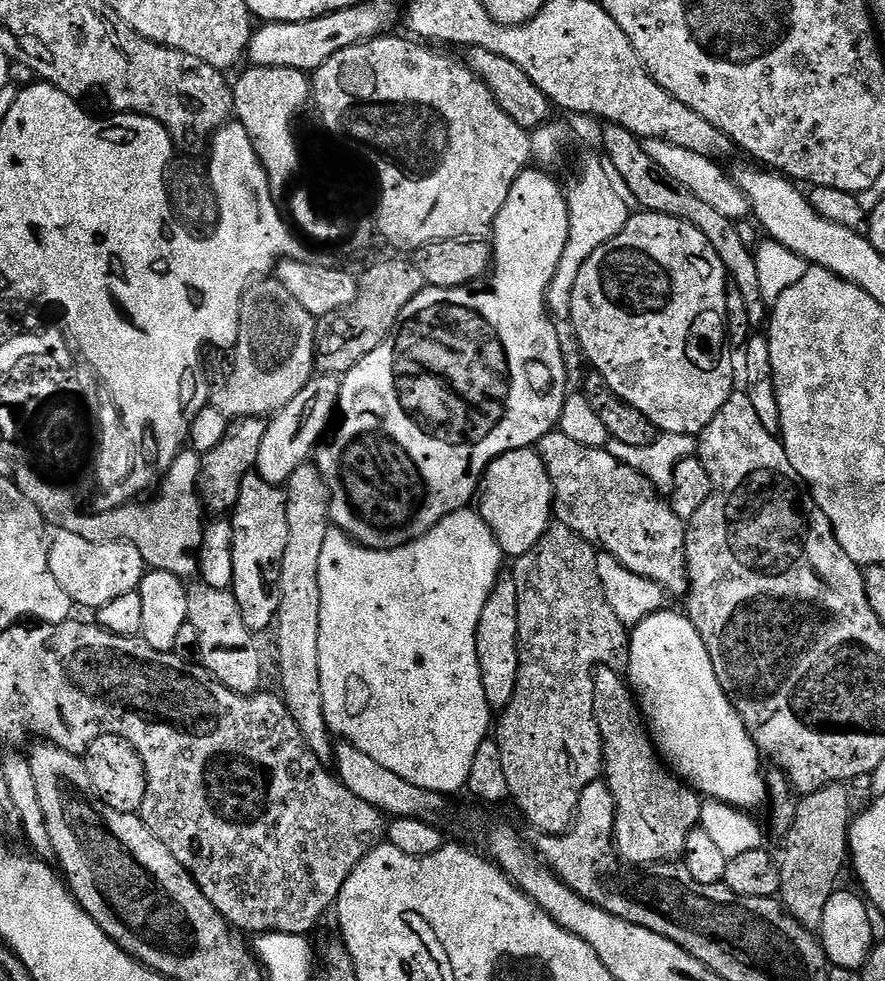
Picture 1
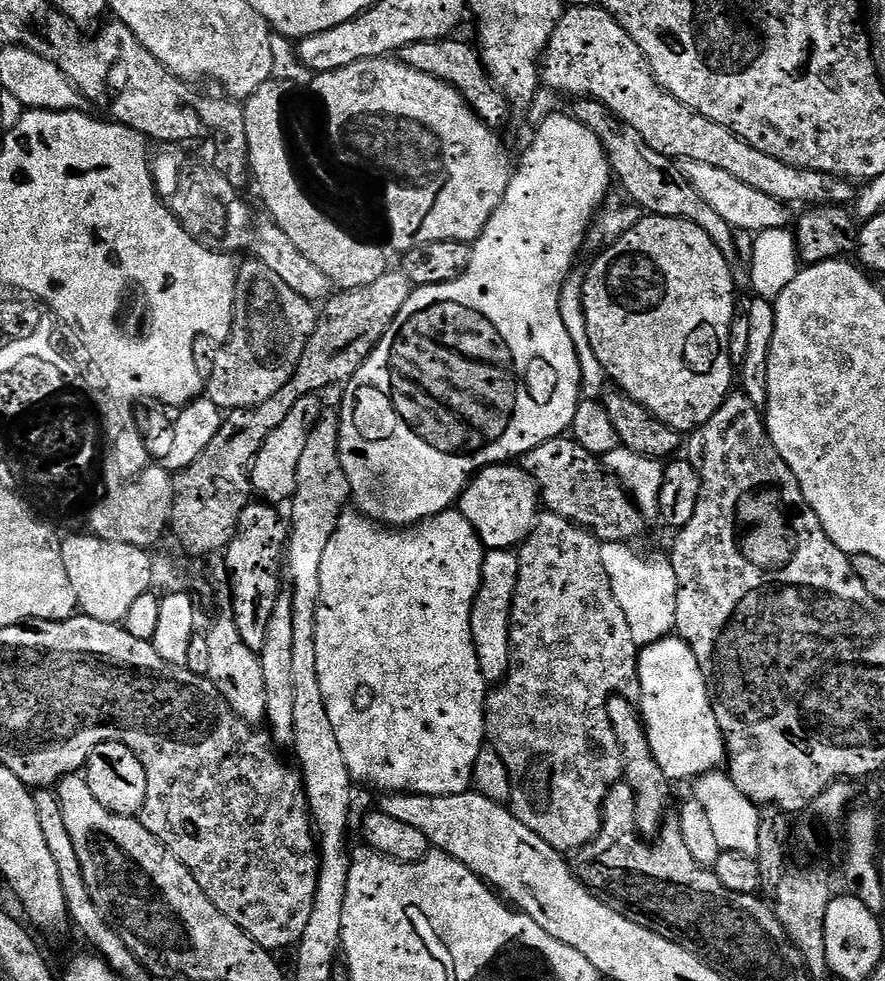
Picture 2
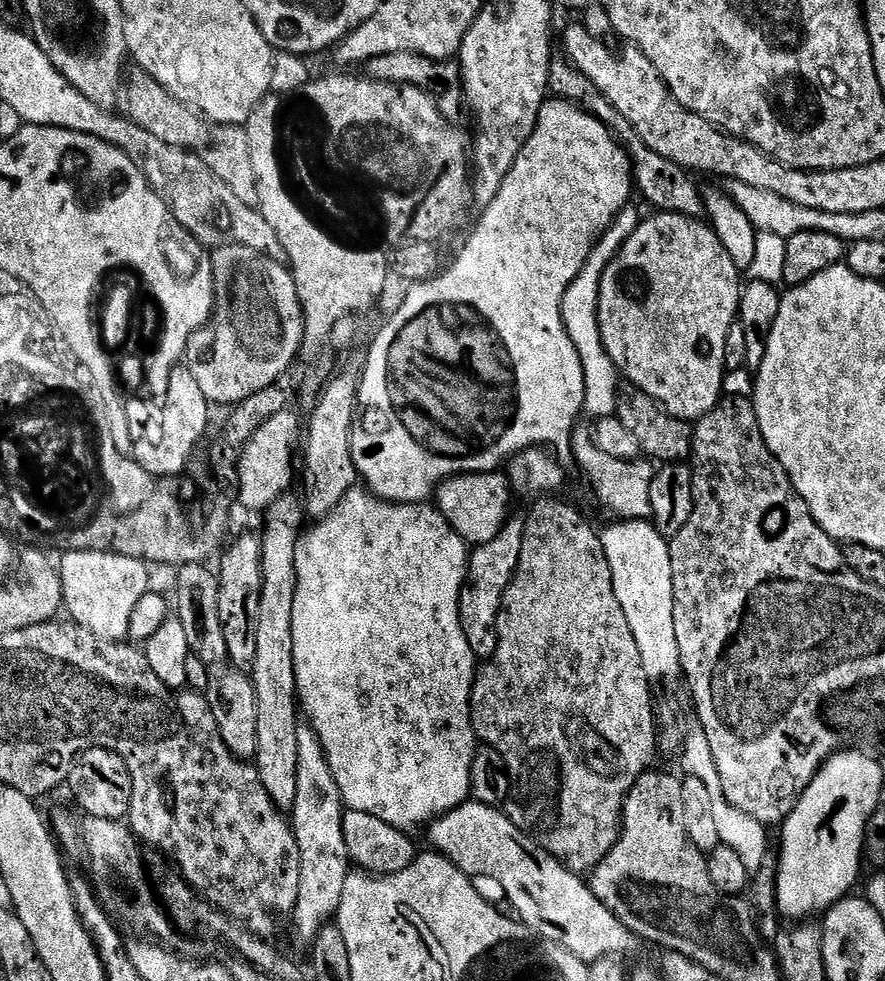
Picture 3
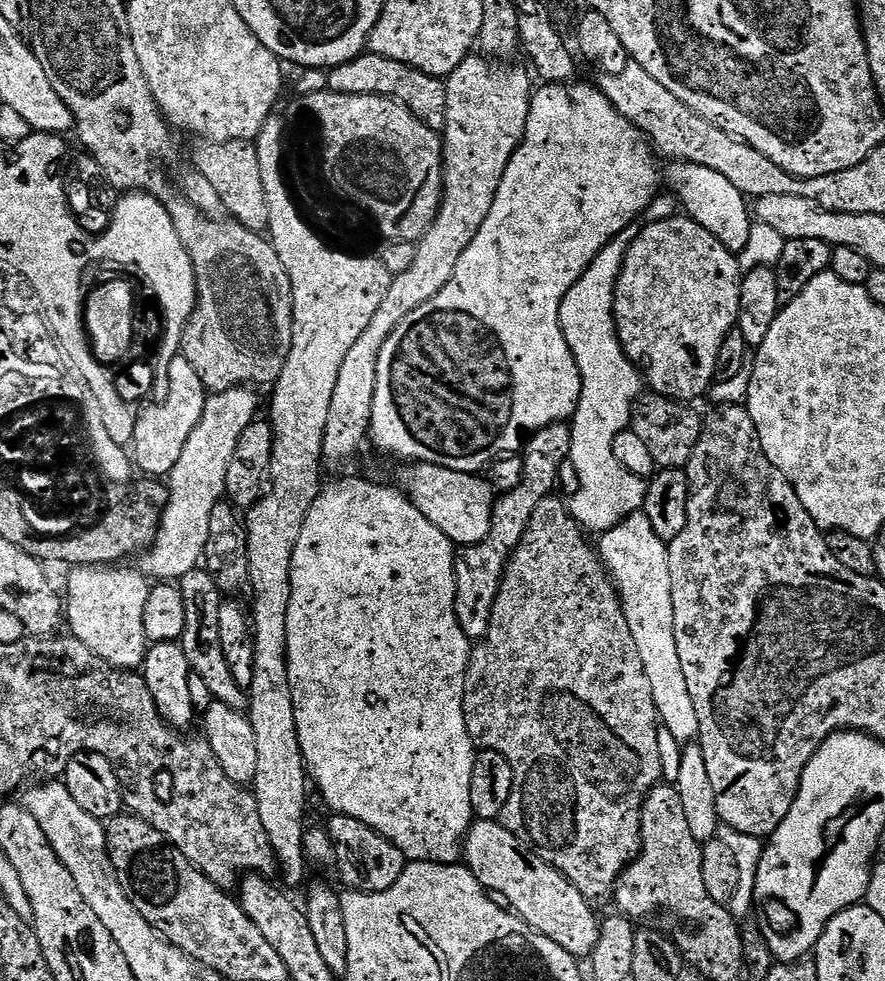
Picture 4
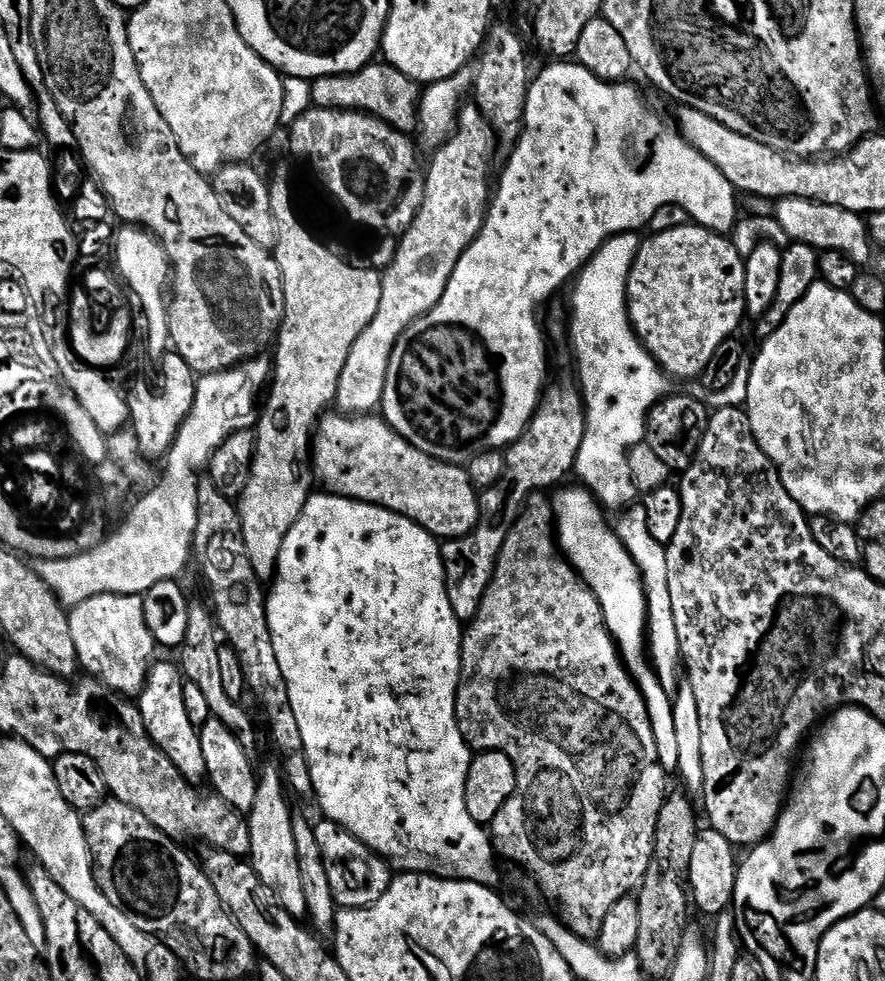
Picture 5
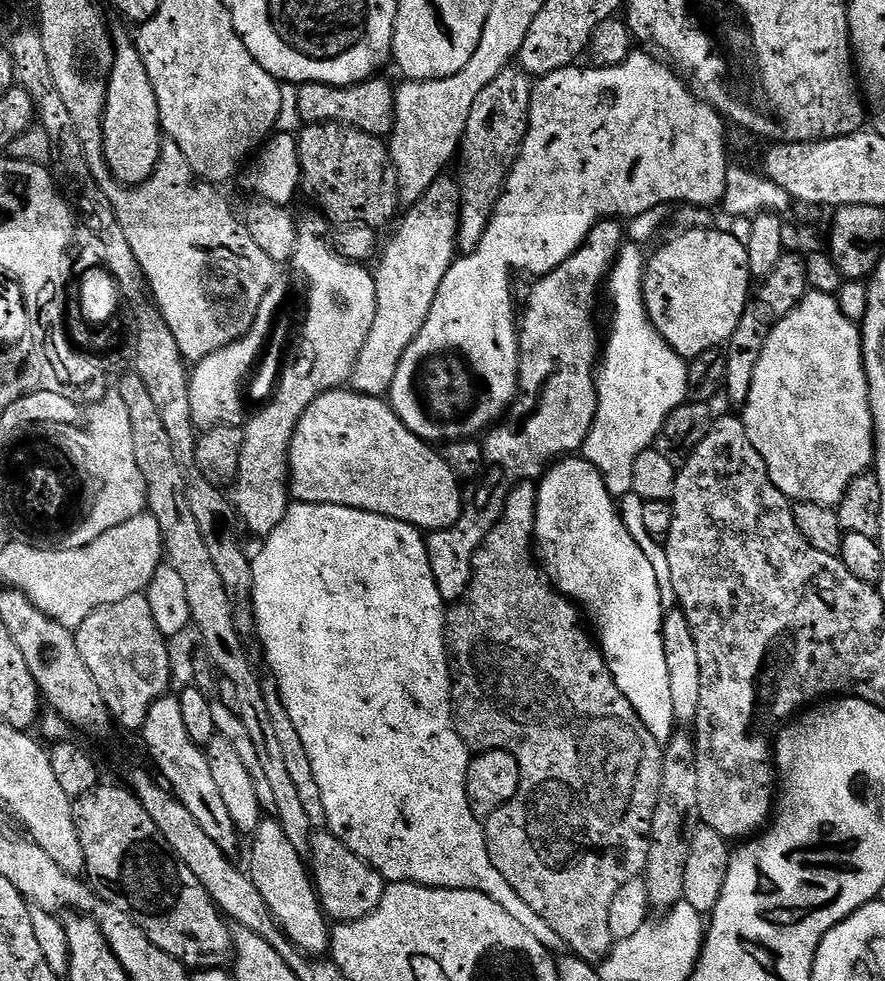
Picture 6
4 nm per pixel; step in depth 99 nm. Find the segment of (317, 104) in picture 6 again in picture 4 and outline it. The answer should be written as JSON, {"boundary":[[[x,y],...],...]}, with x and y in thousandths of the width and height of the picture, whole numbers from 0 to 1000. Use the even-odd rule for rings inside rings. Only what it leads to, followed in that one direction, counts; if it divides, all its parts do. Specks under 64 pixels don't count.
{"boundary":[[[418,51],[400,58],[395,63],[369,70],[369,75],[369,93],[401,98],[435,98],[456,106],[478,126],[486,128],[492,135],[501,136],[504,124],[504,92],[498,78],[487,77],[454,63],[445,63],[445,59],[436,59]]]}

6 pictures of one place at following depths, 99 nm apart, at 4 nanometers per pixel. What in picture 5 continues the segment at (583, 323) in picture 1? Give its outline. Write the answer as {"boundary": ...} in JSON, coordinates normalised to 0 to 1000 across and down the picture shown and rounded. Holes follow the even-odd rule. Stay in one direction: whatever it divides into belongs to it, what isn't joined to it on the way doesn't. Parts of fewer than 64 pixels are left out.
{"boundary":[[[772,227],[724,248],[710,284],[710,322],[719,344],[756,384],[785,388],[798,373],[802,373],[802,365],[807,365],[811,353],[828,346],[836,325],[842,325],[843,275],[842,262],[834,259],[821,240],[805,236],[790,228]]]}

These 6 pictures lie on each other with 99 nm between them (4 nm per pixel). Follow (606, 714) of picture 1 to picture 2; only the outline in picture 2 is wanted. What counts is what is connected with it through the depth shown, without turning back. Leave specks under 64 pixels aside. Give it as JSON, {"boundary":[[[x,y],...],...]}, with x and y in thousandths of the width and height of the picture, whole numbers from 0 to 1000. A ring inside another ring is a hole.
{"boundary":[[[697,707],[687,713],[687,727],[689,736],[694,740],[694,746],[698,748],[698,756],[705,770],[704,794],[713,801],[719,810],[719,842],[722,844],[724,852],[740,853],[751,835],[750,827],[755,824],[757,796],[748,789],[748,785],[734,765],[732,747],[728,741],[722,721],[711,710]]]}

